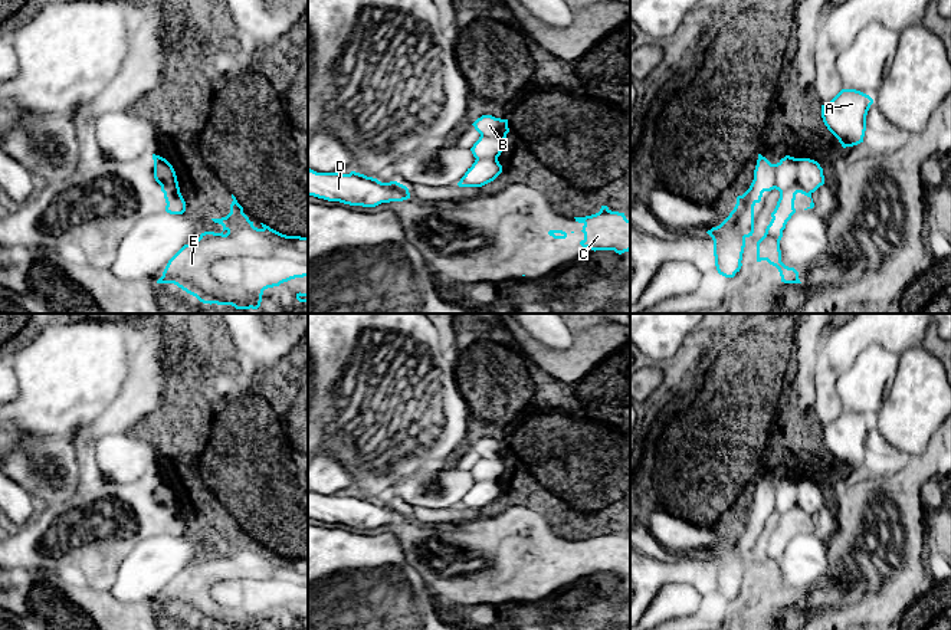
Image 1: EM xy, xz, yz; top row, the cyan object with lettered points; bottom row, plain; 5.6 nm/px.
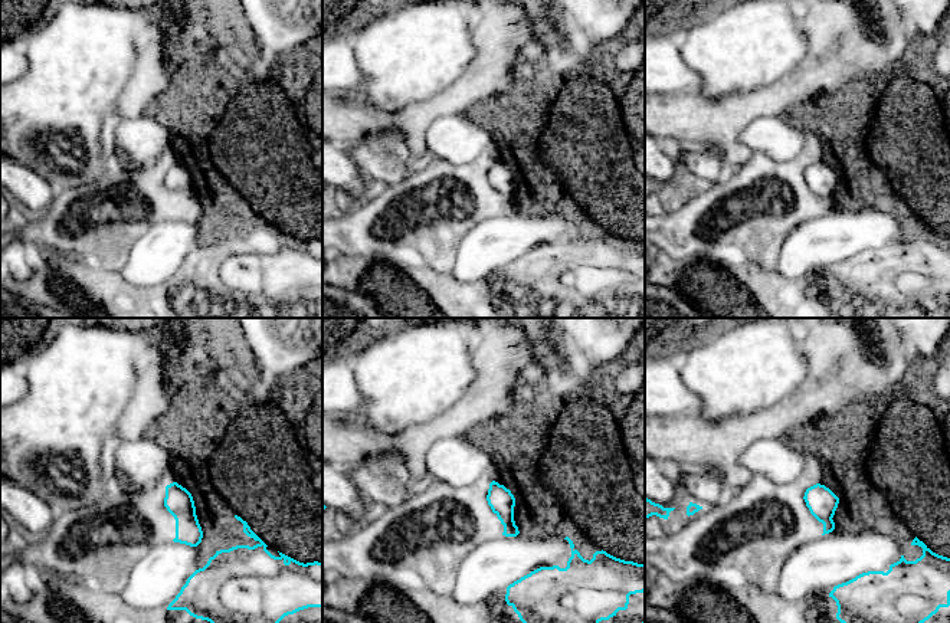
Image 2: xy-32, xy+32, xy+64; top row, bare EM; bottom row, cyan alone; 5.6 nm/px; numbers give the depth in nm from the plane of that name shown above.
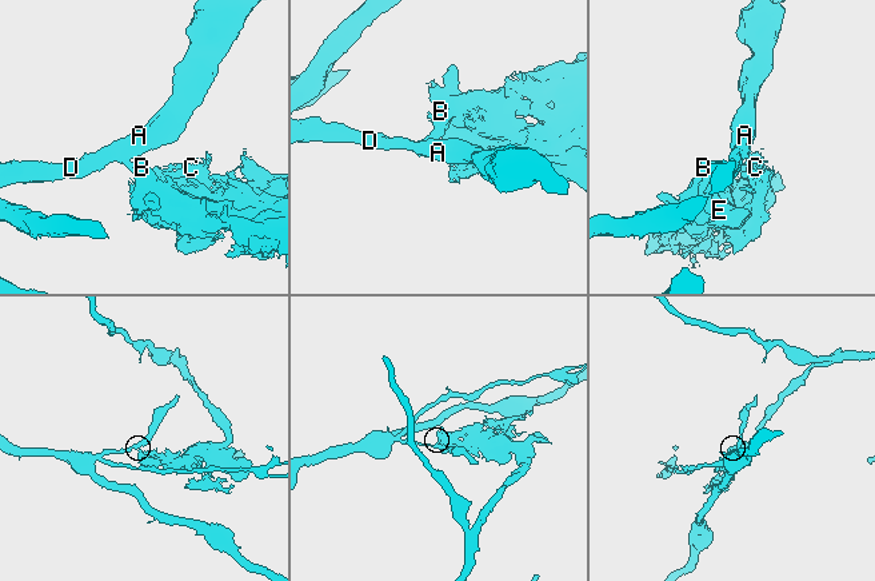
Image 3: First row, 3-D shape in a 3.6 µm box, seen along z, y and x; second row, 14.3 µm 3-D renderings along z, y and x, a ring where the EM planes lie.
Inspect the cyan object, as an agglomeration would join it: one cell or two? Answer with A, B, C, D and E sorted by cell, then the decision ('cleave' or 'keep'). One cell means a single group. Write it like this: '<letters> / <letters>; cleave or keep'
A D / B C E; cleave

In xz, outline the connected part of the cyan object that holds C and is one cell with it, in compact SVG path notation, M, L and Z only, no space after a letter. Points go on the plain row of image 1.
M601 528L596 537L574 541L584 547L581 552L584 561L580 564L583 570L594 574L614 572L619 577L630 572L630 542L624 535Z

